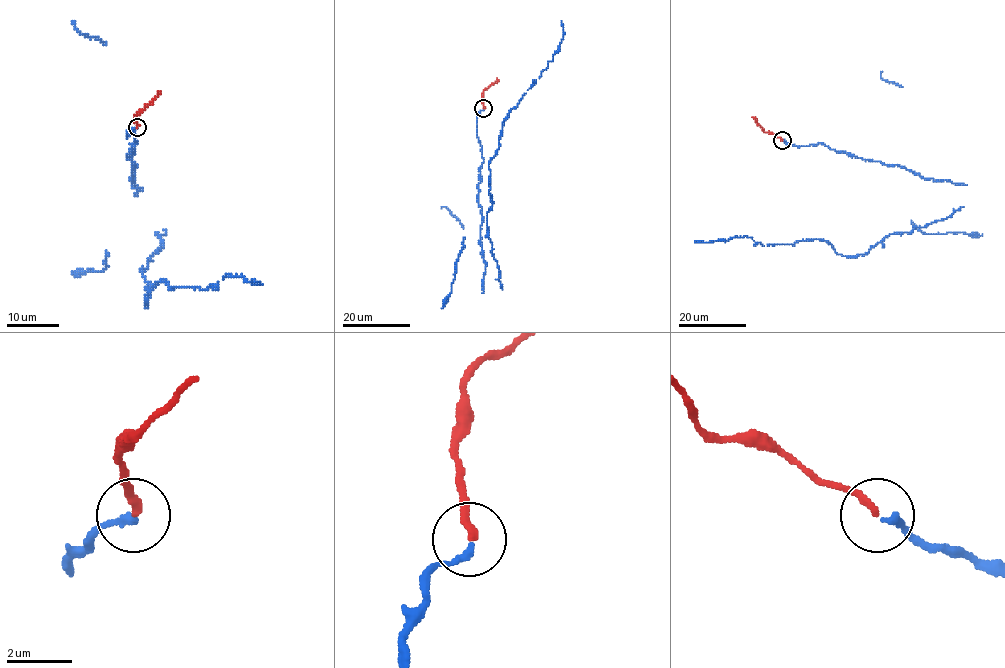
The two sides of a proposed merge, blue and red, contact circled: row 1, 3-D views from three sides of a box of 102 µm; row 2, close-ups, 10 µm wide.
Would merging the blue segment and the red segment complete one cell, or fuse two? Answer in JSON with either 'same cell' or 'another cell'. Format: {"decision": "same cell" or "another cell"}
{"decision": "same cell"}

